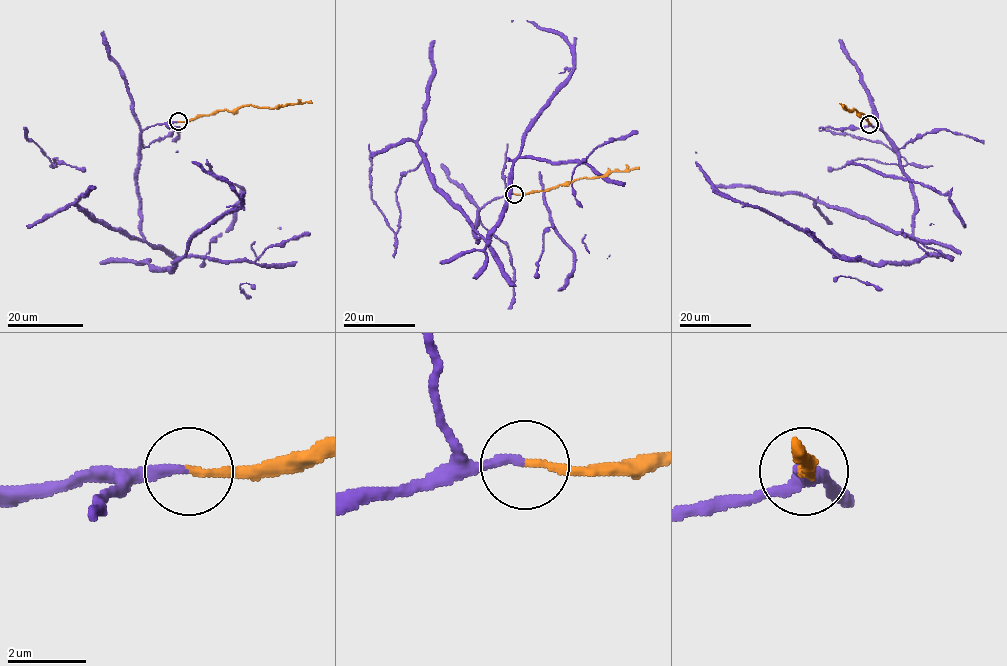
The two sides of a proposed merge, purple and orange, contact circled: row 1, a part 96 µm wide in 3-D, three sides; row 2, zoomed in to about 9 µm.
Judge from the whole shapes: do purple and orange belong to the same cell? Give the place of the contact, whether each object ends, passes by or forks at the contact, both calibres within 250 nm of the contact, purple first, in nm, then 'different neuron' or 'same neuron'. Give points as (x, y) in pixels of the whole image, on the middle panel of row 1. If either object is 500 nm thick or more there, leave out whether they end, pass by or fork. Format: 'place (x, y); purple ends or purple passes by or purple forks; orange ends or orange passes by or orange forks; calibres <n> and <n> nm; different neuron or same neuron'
place (514, 194); purple ends; orange ends; calibres 240 and 190 nm; same neuron

